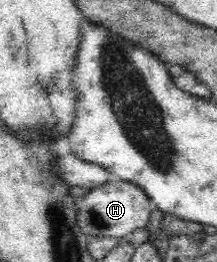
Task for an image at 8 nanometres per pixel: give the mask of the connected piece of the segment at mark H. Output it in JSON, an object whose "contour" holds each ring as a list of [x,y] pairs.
{"contour":[[[110,177],[107,182],[91,188],[81,199],[77,197],[73,209],[75,209],[75,225],[87,235],[87,238],[111,237],[124,240],[128,239],[137,228],[145,228],[151,215],[152,204],[135,183]]]}

